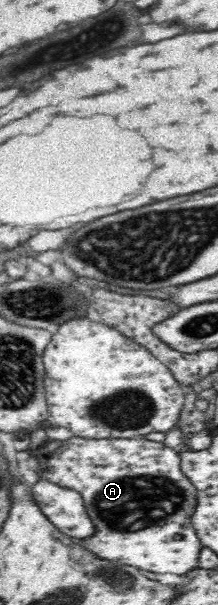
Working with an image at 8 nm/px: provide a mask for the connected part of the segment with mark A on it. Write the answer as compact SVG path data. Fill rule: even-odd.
M76 436L64 441L47 439L29 452L36 457L41 479L72 489L82 496L86 514L94 525L94 533L86 539L72 538L72 541L100 559L115 561L120 565L132 565L155 574L174 573L182 576L199 566L201 541L191 523L197 506L197 489L181 470L180 452L164 442L145 437L94 440Z

